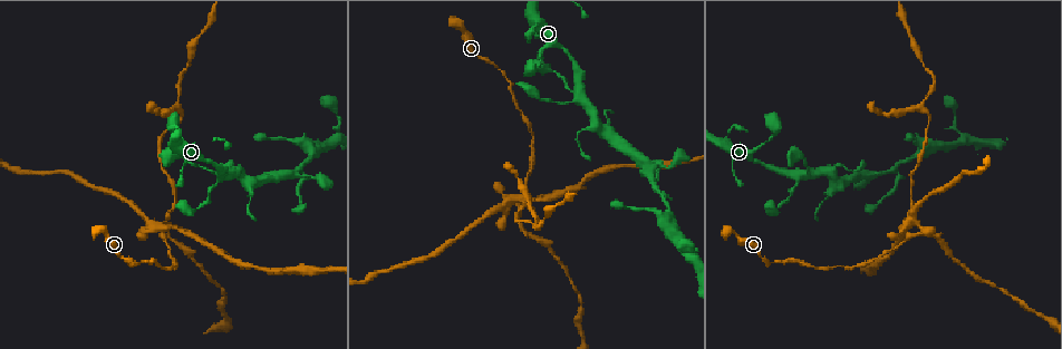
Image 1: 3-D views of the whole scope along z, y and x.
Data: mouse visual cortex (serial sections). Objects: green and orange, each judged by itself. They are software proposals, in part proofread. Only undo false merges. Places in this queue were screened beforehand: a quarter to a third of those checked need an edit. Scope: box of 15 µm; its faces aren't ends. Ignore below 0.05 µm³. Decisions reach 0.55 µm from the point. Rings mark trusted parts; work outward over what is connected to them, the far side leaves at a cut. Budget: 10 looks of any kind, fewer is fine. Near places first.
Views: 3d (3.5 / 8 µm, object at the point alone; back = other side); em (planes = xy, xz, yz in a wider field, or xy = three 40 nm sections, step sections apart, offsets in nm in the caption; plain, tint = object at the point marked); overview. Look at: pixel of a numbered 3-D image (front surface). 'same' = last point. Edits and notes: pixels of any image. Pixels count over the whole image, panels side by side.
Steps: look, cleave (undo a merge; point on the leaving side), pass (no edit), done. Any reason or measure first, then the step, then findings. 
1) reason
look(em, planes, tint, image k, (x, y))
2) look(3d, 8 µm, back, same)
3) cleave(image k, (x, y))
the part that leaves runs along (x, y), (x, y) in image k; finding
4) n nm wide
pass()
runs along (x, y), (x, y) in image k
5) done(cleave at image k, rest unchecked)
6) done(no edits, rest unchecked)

thin arm on a thick one
look(3d, 8 µm, image 1, (224, 175))

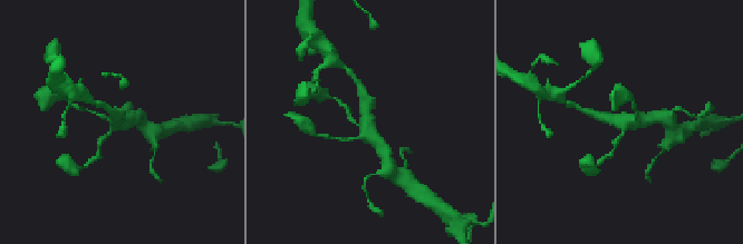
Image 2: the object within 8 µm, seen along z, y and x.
zoom in
look(3d, 3.5 µm, image 2, (622, 118))

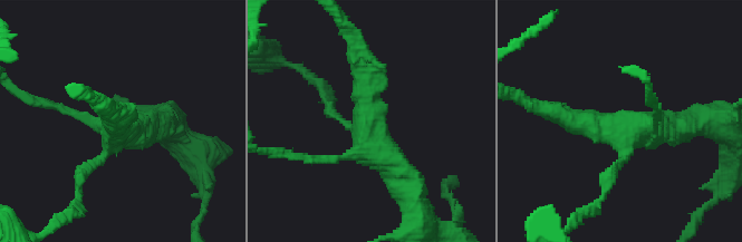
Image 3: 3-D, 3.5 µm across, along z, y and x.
4 arms; arms of 150, 150, 300, 350 nm
look(em, xy, step 5, tint, image 3, (367, 128))

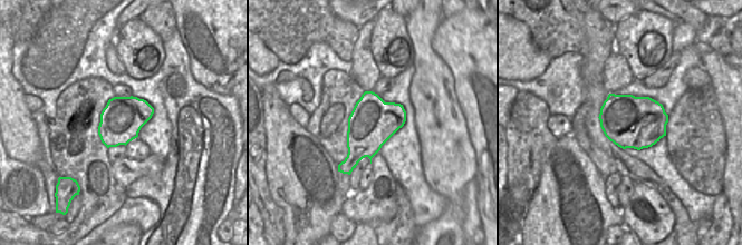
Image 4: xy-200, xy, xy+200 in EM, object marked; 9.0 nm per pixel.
pass()
runs along (358, 57), (368, 136), (406, 187) in image 3; continuous, no second cell

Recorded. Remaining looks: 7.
sharp bend
look(3d, 3.5 µm, image 1, (162, 230))

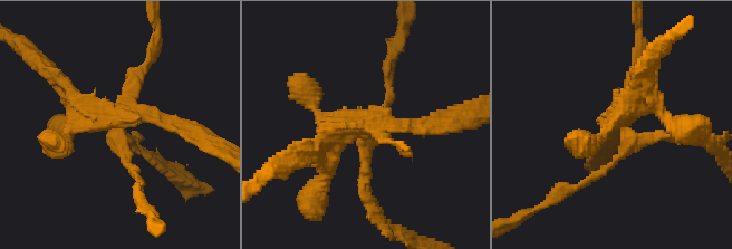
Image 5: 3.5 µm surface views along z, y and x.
need the tissue
look(em, xy, step 2, tint, image 5, (622, 123))

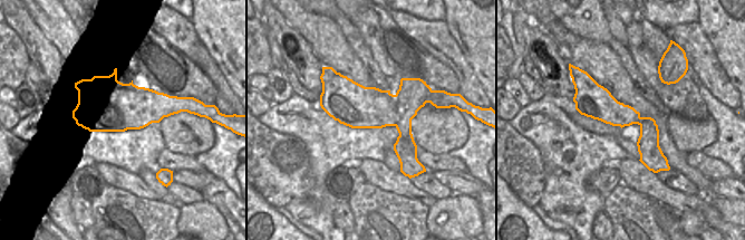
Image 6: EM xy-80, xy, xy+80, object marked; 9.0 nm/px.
look(em, xy, step 5, tint, same)

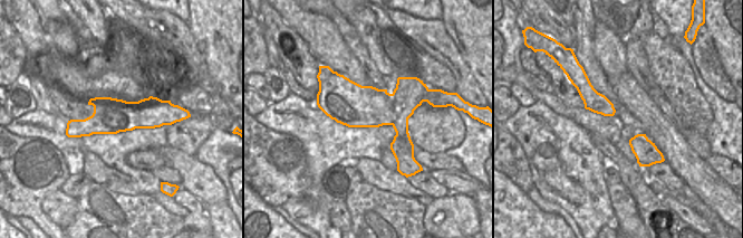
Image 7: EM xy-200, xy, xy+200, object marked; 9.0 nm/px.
400 nm wide
cleave(image 5, (78, 112))
border along (392, 94), (395, 112), (393, 125) in image 7; two cells meet here

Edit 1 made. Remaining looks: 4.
sharp bend
look(3d, 3.5 µm, image 1, (536, 218))

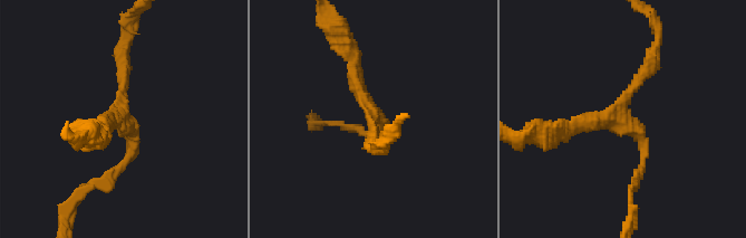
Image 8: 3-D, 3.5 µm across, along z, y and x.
3 arms; arms of 100, 200, 200 nm
look(em, xy, step 1, tint, image 8, (372, 115))

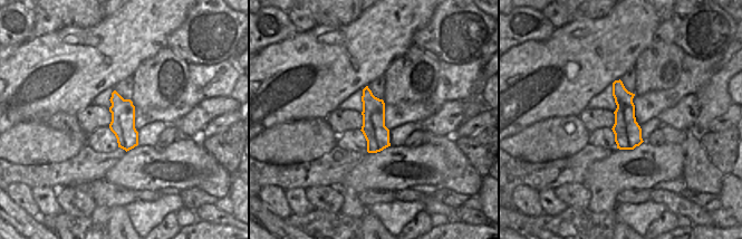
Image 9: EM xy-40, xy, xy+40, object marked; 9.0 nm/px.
220 nm wide
pass()
runs along (638, 175), (643, 141), (621, 107), (656, 48) in image 8; one cell here

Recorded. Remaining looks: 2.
sudden change in width
look(3d, 3.5 µm, image 1, (921, 56))

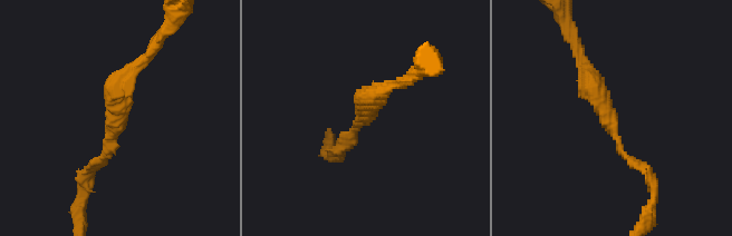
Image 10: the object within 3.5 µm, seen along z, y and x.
arms of 150, 300 nm; now the EM
look(em, xy, step 1, tint, image 10, (606, 118))

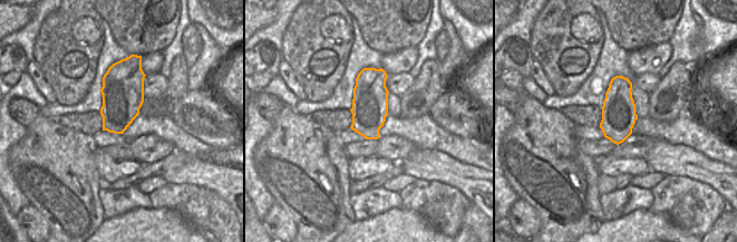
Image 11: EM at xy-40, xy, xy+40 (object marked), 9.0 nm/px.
pass()
runs along (646, 171), (620, 148), (580, 59) in image 10; all the same cell

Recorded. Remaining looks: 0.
done(cleave at image 5, rest unchecked)

